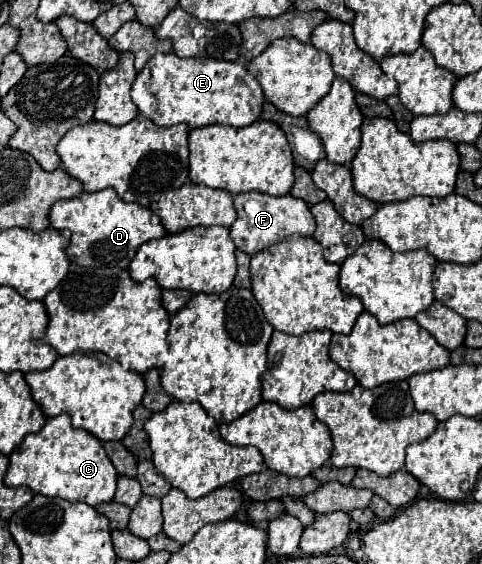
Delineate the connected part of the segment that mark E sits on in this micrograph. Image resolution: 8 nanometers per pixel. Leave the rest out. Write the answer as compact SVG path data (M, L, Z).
M175 53L153 55L145 69L137 75L131 97L139 107L139 113L159 127L187 123L191 129L215 123L231 127L251 125L261 117L265 103L261 85L243 63L201 57L183 59Z

